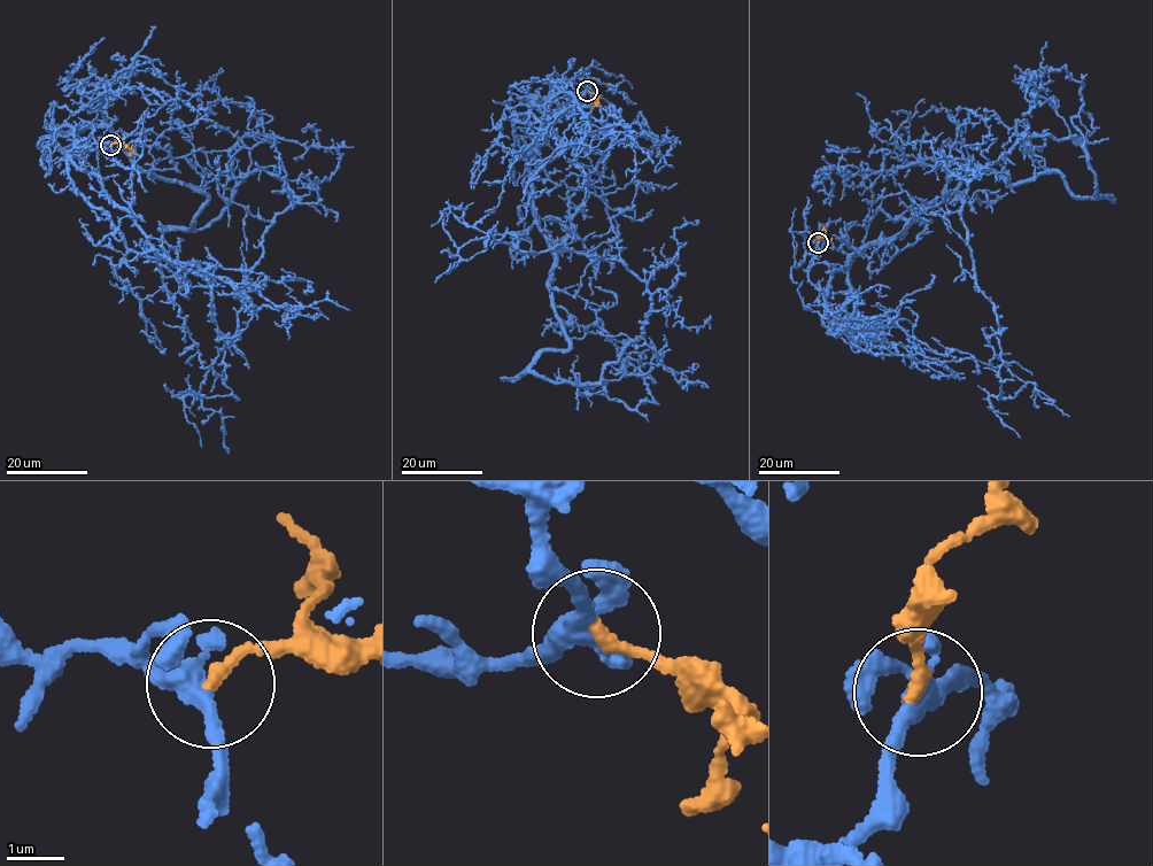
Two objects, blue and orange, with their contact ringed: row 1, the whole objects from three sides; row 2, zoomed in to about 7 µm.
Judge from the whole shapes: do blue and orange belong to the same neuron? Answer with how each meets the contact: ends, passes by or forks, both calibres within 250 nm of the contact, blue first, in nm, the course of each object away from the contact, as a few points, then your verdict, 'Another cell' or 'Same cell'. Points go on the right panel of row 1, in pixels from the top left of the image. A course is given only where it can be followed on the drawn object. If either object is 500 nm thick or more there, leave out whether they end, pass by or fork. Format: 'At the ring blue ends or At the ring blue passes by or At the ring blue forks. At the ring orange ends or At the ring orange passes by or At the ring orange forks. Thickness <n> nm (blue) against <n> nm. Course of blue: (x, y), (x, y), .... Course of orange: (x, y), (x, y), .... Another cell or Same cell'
At the ring blue passes by. At the ring orange ends. Thickness 360 nm (blue) against 240 nm. Course of blue: (818, 241), (883, 244), (979, 167), (1095, 196), (1076, 139), (1022, 136), (961, 210), (1020, 438). Course of orange: (818, 241), (819, 236), (832, 238). Same cell

